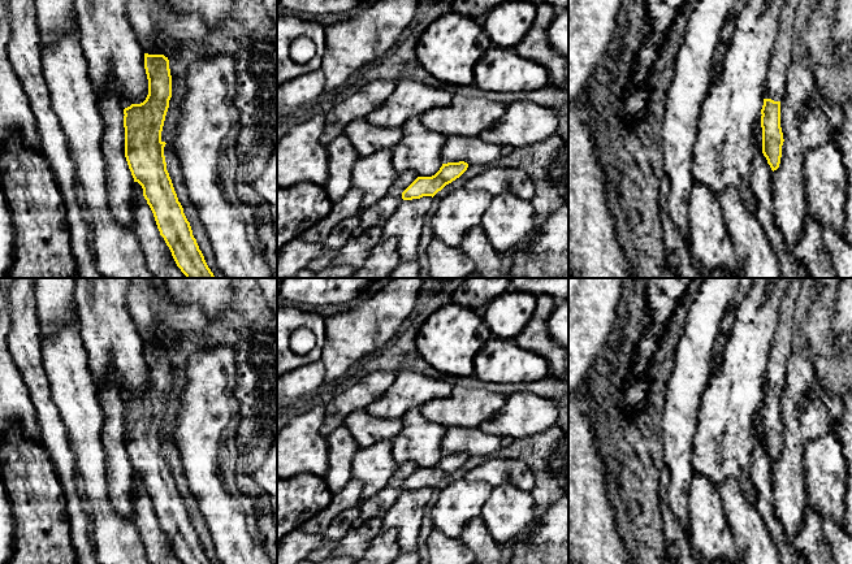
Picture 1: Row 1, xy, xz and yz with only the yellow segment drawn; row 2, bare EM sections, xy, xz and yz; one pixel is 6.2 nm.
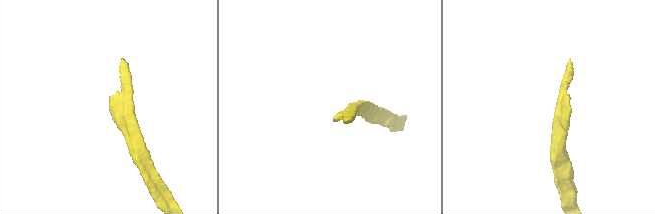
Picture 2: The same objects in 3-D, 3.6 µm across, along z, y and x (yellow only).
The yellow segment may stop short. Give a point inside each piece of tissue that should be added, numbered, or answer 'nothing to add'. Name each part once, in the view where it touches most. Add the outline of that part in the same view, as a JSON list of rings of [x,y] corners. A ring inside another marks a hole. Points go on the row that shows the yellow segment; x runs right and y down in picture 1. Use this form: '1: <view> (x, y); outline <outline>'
1: yz (781, 60); outline [[[784,0],[780,9],[778,36],[767,68],[765,99],[782,101],[784,96],[787,71],[795,48],[795,17],[800,3],[801,0]]]

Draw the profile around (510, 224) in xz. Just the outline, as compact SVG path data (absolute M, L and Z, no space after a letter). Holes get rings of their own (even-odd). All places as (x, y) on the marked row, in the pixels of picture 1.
M511 194L493 196L480 226L499 255L527 246L540 227L532 203Z

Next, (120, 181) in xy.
M109 87L98 97L104 121L101 151L105 160L109 211L122 226L133 224L130 204L134 178L125 157L124 109L116 88Z

